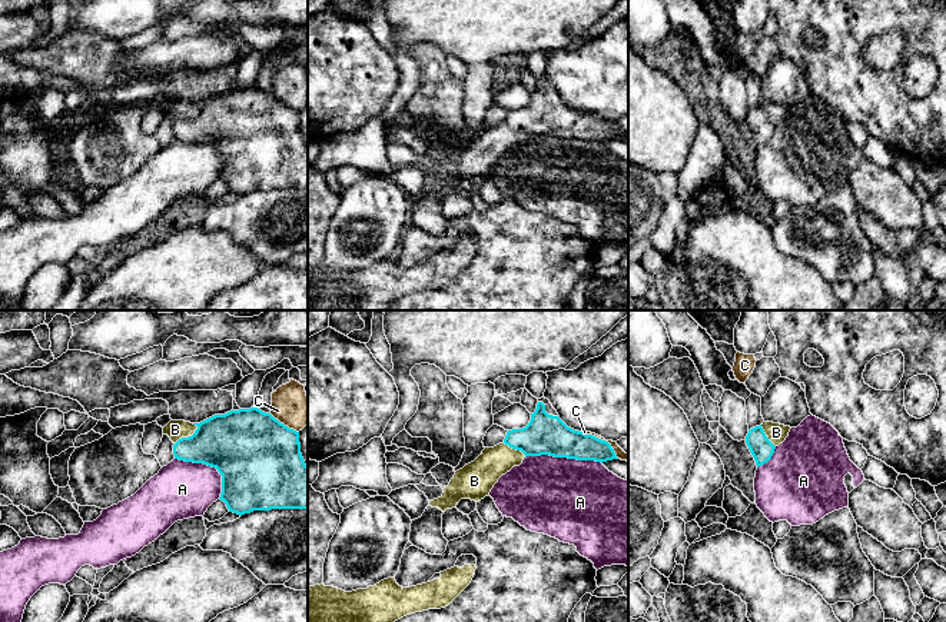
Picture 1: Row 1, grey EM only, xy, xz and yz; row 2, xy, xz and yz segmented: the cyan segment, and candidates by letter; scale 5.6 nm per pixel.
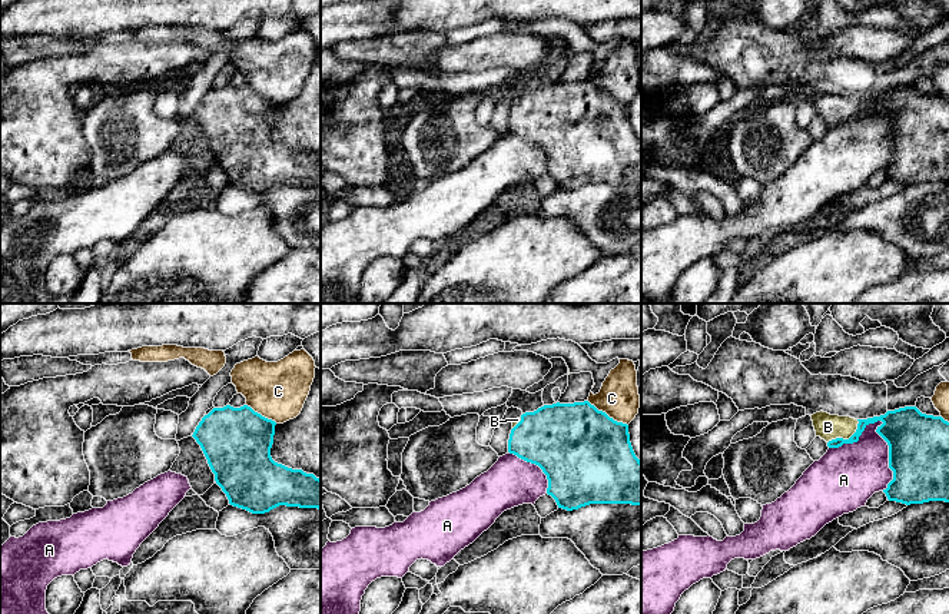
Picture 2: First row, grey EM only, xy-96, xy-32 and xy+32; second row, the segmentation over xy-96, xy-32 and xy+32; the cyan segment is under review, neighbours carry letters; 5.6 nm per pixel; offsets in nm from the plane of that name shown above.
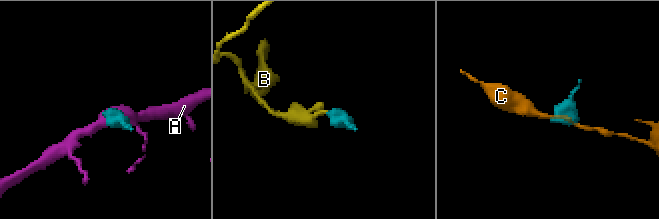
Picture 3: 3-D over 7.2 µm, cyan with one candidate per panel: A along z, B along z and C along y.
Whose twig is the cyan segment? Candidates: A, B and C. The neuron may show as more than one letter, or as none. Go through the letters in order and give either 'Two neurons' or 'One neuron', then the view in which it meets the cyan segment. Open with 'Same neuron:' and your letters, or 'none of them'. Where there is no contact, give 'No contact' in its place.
Same neuron: B
A: Two neurons. Touches cyan in xz
B: One neuron. Touches cyan in xy
C: Two neurons. Touches cyan in xz

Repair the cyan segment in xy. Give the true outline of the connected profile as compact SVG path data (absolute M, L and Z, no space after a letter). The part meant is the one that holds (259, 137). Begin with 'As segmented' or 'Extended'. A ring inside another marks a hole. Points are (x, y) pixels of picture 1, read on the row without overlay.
Extended. M258 87L215 94L200 103L170 100L163 107L173 124L175 139L216 147L229 192L308 189L308 146L301 133L299 112L289 109Z

